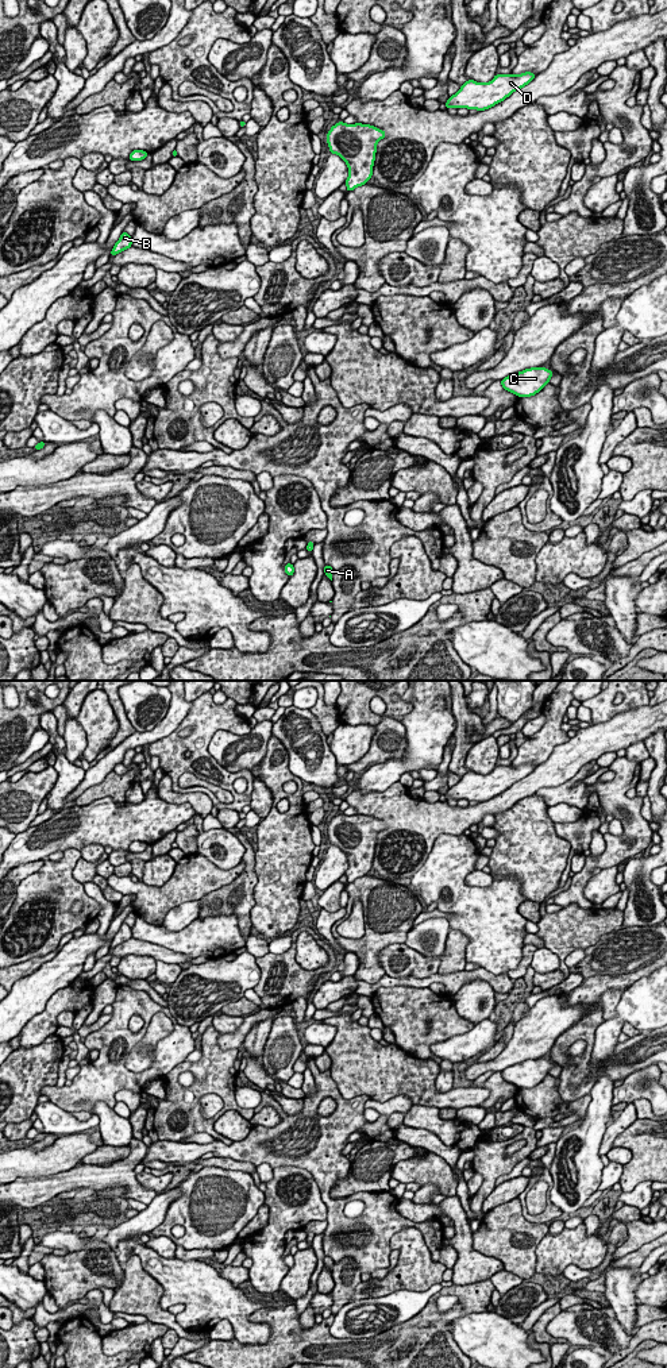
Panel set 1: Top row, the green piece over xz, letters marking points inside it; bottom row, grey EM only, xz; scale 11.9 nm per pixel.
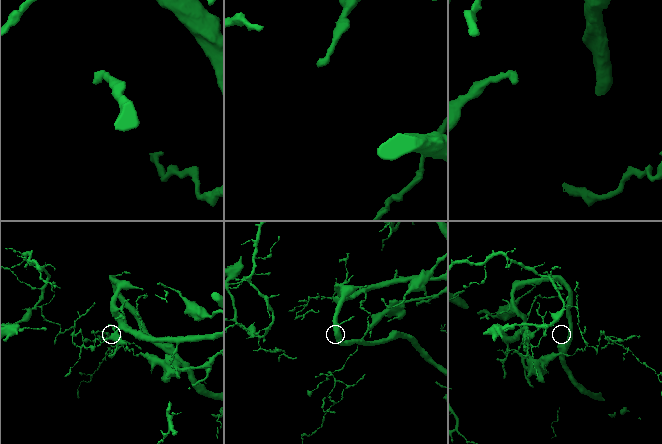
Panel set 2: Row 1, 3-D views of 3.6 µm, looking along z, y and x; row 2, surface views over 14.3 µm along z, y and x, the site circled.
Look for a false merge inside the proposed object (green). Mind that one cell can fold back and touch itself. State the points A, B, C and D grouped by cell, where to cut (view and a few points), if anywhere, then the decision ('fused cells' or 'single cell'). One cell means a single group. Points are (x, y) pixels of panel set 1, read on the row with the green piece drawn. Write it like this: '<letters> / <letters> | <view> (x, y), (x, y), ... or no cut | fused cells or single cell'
A B C D | no cut | single cell

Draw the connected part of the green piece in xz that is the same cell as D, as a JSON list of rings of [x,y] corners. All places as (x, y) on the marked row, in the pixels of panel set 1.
[[[525,72],[516,76],[496,74],[489,82],[467,80],[455,95],[450,96],[444,107],[485,111],[528,85],[535,77],[532,72]]]

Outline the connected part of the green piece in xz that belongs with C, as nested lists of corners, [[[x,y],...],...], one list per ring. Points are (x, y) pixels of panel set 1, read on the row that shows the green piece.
[[[540,366],[510,374],[500,382],[505,390],[517,397],[531,397],[543,390],[550,384],[548,381],[552,375],[554,373],[551,370]]]

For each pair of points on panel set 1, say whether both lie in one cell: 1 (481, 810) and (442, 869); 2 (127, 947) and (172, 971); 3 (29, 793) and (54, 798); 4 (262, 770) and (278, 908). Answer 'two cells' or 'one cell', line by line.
1: two cells
2: two cells
3: two cells
4: one cell

